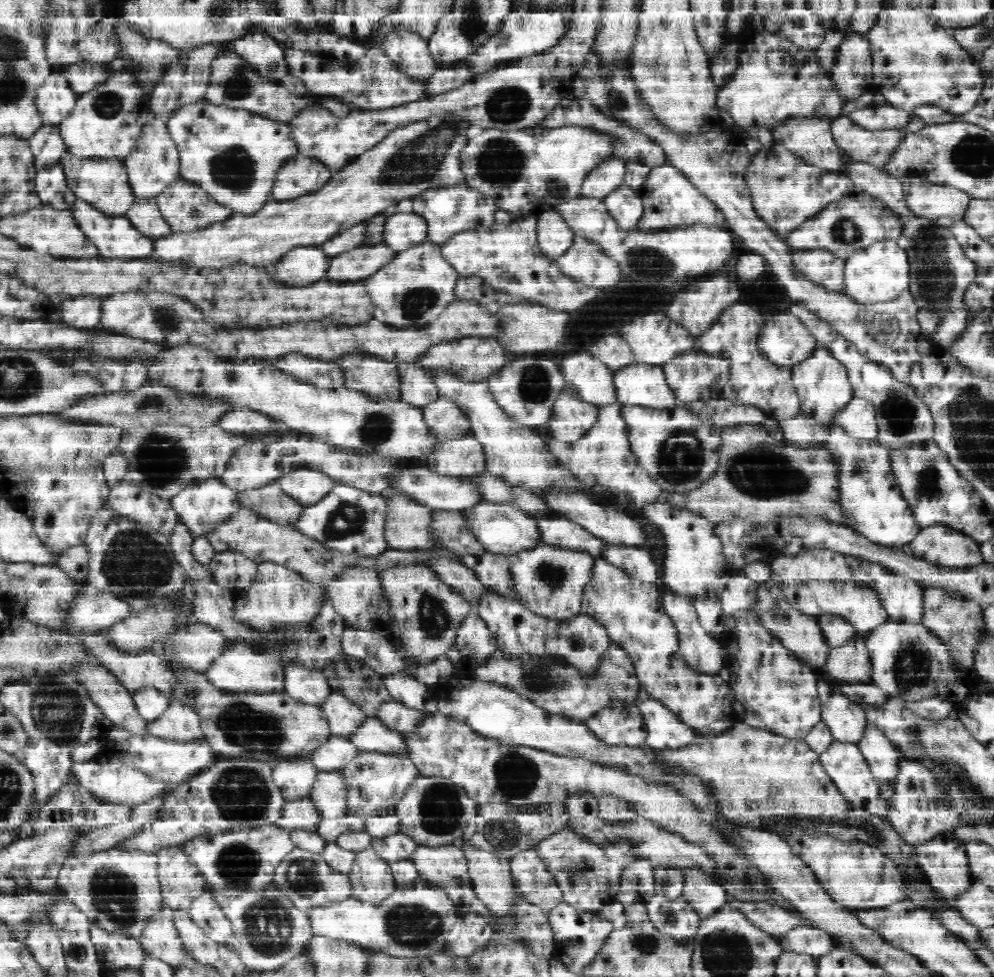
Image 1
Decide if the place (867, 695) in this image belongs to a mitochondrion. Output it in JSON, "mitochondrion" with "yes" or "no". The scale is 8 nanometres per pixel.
{"mitochondrion":"no"}

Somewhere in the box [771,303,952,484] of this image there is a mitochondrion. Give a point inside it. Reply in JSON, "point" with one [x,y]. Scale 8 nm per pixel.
{"point":[899,413]}

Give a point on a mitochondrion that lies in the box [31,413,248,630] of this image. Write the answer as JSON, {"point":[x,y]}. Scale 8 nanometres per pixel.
{"point":[134,562]}

